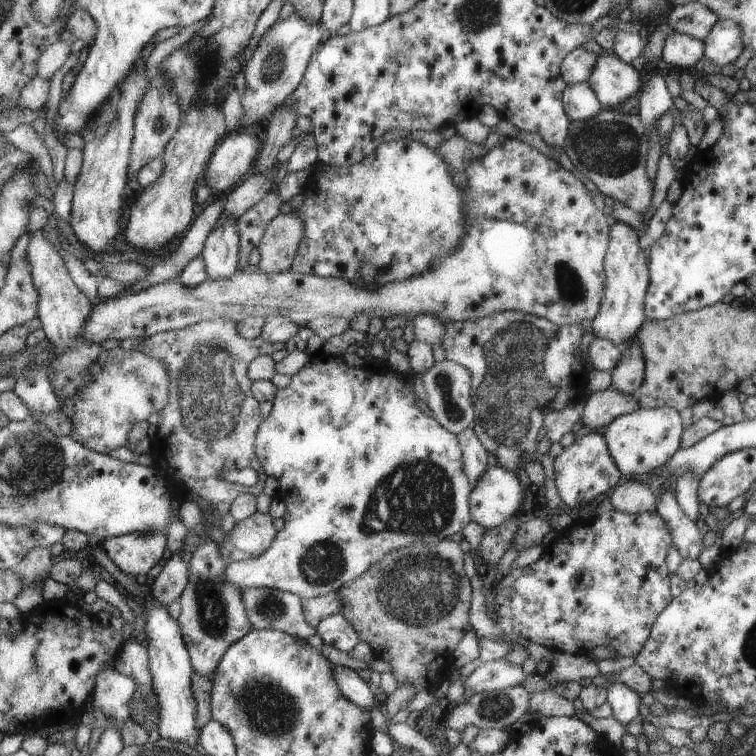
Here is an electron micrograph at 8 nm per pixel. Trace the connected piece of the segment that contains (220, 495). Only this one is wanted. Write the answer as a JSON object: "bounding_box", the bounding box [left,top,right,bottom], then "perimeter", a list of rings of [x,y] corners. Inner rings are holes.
{"bounding_box":[138,319,284,553],"perimeter":[[[223,319],[202,321],[171,332],[154,334],[144,339],[138,348],[139,352],[154,356],[160,362],[166,362],[171,376],[171,398],[158,412],[161,424],[157,427],[157,433],[151,442],[150,455],[153,459],[153,467],[157,472],[164,474],[172,487],[183,487],[188,494],[195,494],[209,505],[210,514],[207,519],[203,517],[203,511],[200,510],[203,532],[197,534],[188,530],[188,536],[184,538],[184,552],[194,553],[194,550],[198,550],[204,542],[212,541],[209,534],[210,524],[217,523],[215,518],[220,521],[229,514],[231,506],[240,494],[251,493],[258,497],[264,490],[266,472],[259,455],[254,452],[254,440],[258,437],[256,432],[259,432],[263,424],[262,414],[258,408],[259,400],[251,392],[254,382],[251,381],[248,370],[251,363],[260,355],[272,355],[284,348],[284,343],[270,344],[260,337],[252,340],[240,338],[236,332],[236,323]],[[222,468],[250,468],[260,476],[260,480],[252,487],[230,483],[218,476]]]}

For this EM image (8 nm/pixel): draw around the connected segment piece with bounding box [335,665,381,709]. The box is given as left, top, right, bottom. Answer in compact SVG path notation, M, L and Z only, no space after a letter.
M336 665L336 682L340 684L340 691L347 699L357 706L364 706L366 709L381 704L381 699L374 697L370 689L370 682L363 680L355 670L346 666Z

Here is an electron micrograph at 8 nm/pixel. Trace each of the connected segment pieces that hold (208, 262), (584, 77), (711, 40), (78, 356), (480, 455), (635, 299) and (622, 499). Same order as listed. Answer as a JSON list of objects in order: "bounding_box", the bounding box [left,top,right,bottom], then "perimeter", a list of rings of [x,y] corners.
[{"bounding_box":[202,218,239,278],"perimeter":[[[238,218],[218,219],[214,229],[206,238],[202,258],[207,278],[230,278],[239,269],[239,222]]]},{"bounding_box":[560,48,598,86],"perimeter":[[[576,48],[562,60],[560,76],[566,80],[567,86],[574,86],[588,81],[592,70],[598,62],[598,54],[588,52],[584,48]]]},{"bounding_box":[703,19,744,67],"perimeter":[[[732,19],[718,20],[703,41],[704,58],[720,67],[736,62],[744,49],[743,31]]]},{"bounding_box":[29,230,103,404],"perimeter":[[[44,230],[34,233],[29,254],[32,262],[31,270],[42,298],[39,318],[43,322],[48,340],[56,345],[56,354],[58,354],[58,358],[52,364],[55,370],[53,384],[60,402],[64,404],[70,398],[76,398],[76,394],[81,389],[91,384],[92,378],[95,377],[91,374],[91,368],[103,353],[103,348],[100,344],[88,342],[88,338],[84,338],[84,329],[93,313],[92,304],[78,290],[76,280],[72,278],[70,268],[66,264],[66,258],[56,250],[56,246],[50,242]]]},{"bounding_box":[458,427,490,484],"perimeter":[[[472,427],[459,433],[458,438],[463,448],[464,471],[472,484],[480,482],[490,468],[488,467],[487,448],[480,442]]]},{"bounding_box":[592,220,651,347],"perimeter":[[[615,220],[611,223],[610,240],[603,263],[607,276],[606,294],[599,316],[592,322],[592,333],[622,347],[624,342],[635,339],[646,321],[646,288],[651,278],[648,278],[646,256],[638,246],[638,234],[634,228]]]},{"bounding_box":[610,479,657,514],"perimeter":[[[636,479],[622,482],[610,497],[613,509],[624,514],[640,514],[657,511],[656,496],[647,484]]]}]

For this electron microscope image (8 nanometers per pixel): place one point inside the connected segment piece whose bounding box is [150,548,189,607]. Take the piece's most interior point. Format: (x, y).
(168, 587)

